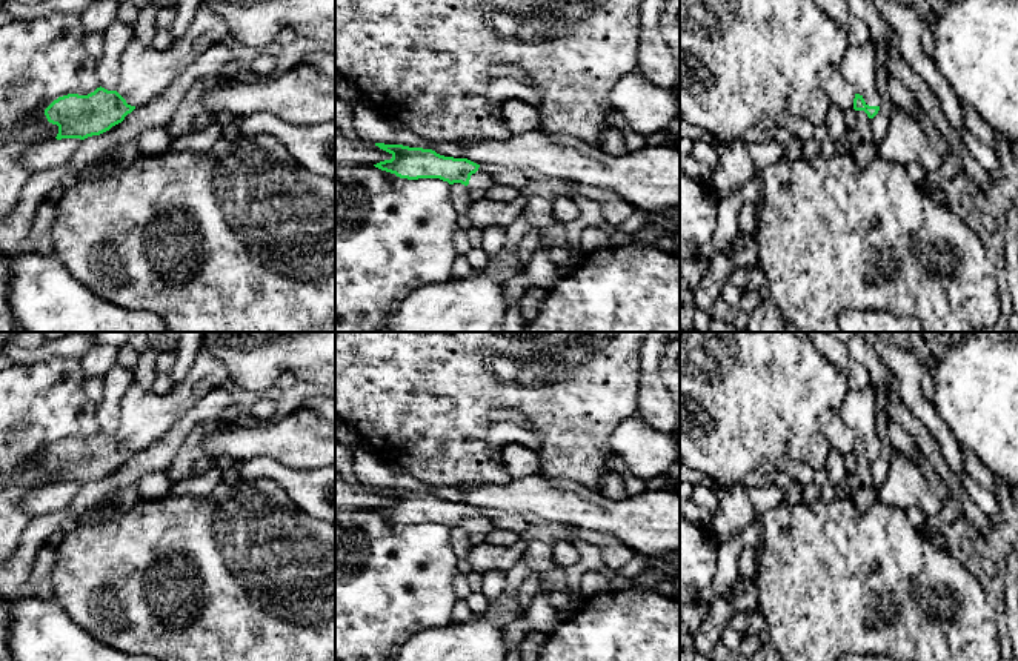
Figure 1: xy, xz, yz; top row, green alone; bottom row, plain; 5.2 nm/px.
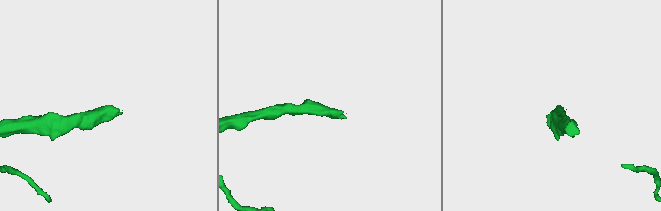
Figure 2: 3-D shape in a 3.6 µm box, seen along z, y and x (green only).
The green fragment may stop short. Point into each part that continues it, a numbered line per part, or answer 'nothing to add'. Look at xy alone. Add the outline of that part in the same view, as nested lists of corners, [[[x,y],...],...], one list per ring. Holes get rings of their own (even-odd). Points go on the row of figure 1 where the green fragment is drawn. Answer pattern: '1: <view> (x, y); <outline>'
1: xy (145, 73); [[[200,0],[192,23],[185,35],[172,40],[168,49],[143,48],[131,42],[121,54],[117,92],[131,106],[143,106],[180,75],[198,55],[228,37],[225,20]]]

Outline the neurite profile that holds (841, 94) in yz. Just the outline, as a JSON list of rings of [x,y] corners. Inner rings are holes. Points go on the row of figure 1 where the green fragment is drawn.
[[[826,65],[820,71],[820,85],[829,95],[832,105],[843,111],[853,108],[853,88],[841,75],[838,65]]]

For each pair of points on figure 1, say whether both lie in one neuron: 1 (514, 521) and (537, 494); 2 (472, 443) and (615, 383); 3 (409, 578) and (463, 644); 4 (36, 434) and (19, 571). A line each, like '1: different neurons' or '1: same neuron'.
1: different neurons
2: same neuron
3: different neurons
4: different neurons

